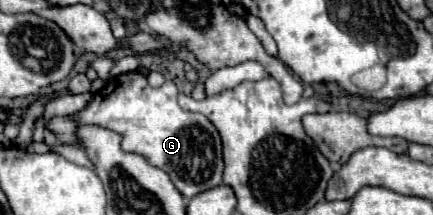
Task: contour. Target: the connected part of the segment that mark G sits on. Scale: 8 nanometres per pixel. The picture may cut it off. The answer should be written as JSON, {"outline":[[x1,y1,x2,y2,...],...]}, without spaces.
{"outline":[[138,71,118,75,112,81,108,81,98,93,94,93,92,101,82,111,52,117,50,121,38,117,34,125,34,141,42,141,46,127,58,137,60,143,80,147,82,141,78,137,78,129,84,125,98,125,104,129,112,129,114,133,120,133,120,147,126,153,138,153,146,157,150,165,164,169,172,177,176,189,186,199,202,191,214,189,222,183,224,163,220,135,202,113,184,111,178,105,178,89,172,81,166,81,162,87,154,89]]}

